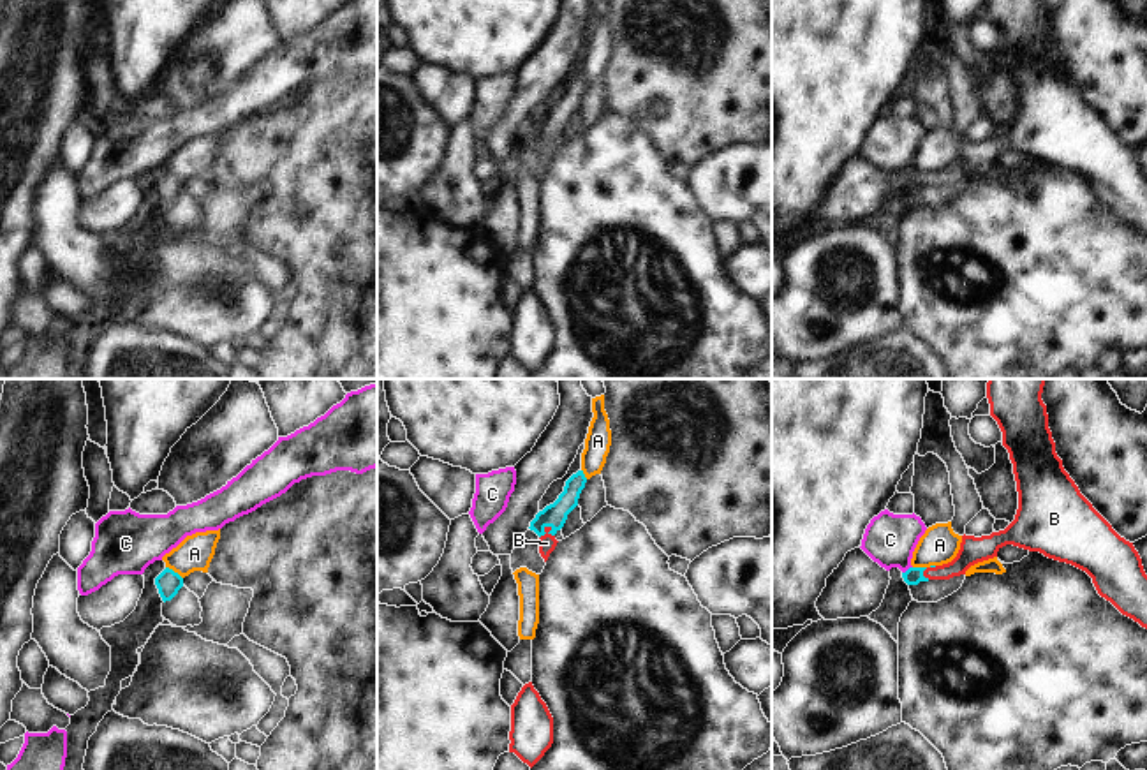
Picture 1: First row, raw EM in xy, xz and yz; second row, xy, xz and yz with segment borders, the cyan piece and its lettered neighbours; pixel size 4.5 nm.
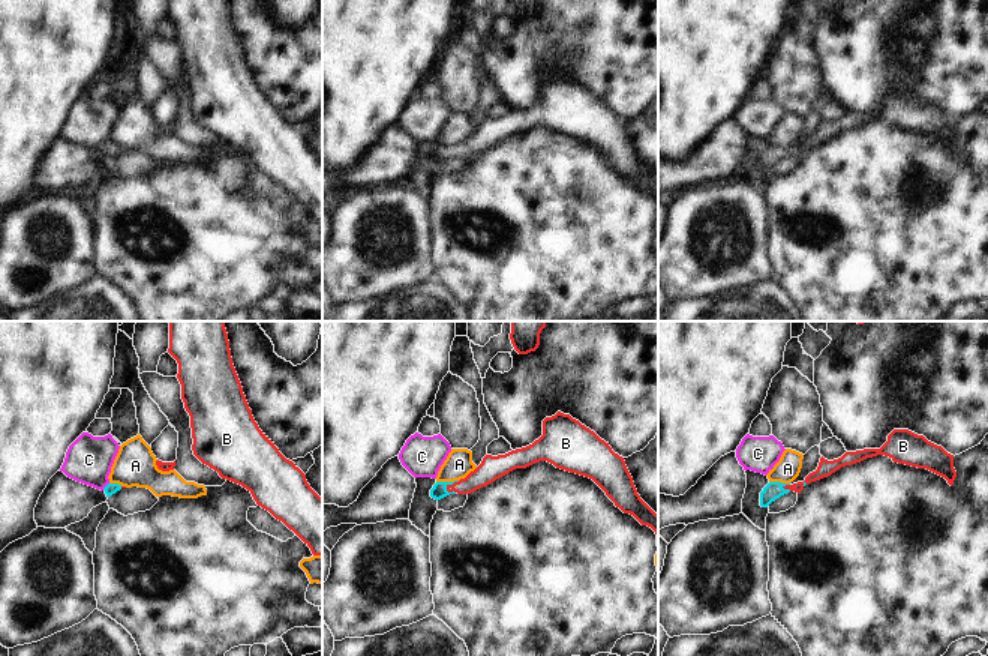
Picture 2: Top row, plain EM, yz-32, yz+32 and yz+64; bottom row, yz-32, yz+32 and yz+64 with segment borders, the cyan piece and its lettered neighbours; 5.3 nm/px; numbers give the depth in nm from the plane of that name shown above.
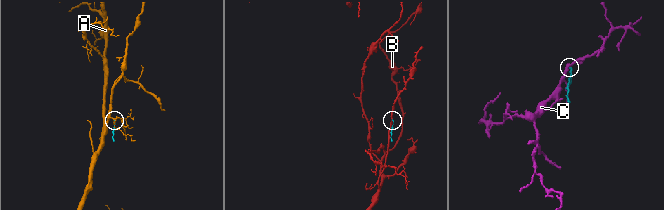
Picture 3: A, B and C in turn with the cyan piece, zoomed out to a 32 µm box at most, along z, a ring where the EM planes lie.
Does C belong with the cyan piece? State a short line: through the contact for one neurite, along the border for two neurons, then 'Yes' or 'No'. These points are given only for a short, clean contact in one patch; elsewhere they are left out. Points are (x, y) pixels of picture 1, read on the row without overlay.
Line: yz (911, 171), (902, 178). No

